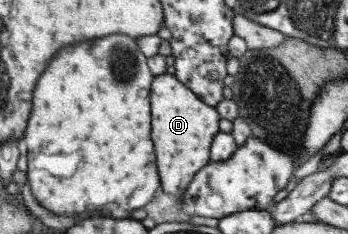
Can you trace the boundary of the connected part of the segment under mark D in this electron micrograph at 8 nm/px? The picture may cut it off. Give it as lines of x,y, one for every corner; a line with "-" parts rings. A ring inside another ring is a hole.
157,75
151,82
153,102
151,102
151,140
157,142
157,156
161,166
163,188
169,194
184,197
187,186
192,184
195,174
205,168
211,158
211,144
215,135
221,132
217,107
203,102
196,91
191,90
176,75

